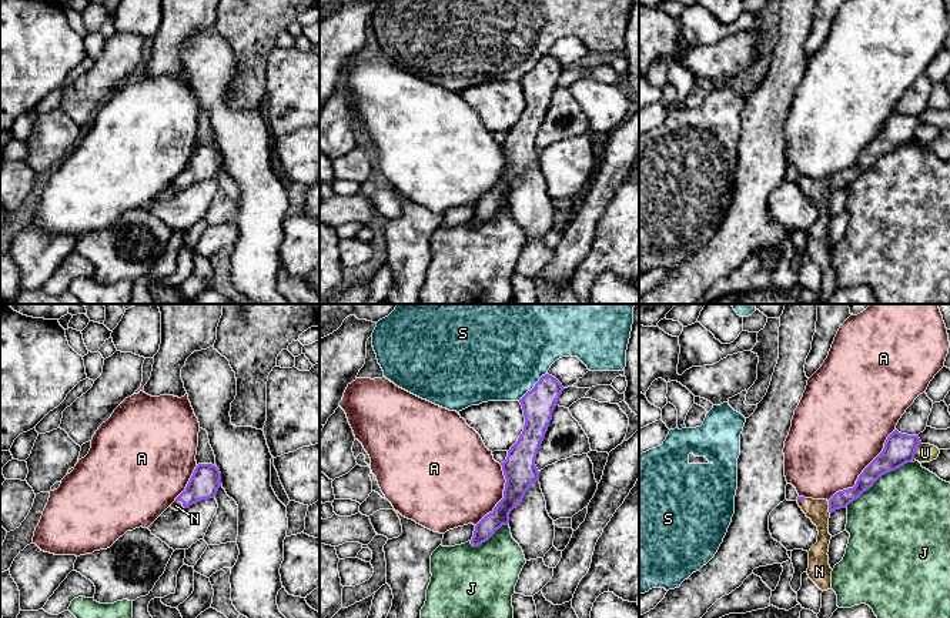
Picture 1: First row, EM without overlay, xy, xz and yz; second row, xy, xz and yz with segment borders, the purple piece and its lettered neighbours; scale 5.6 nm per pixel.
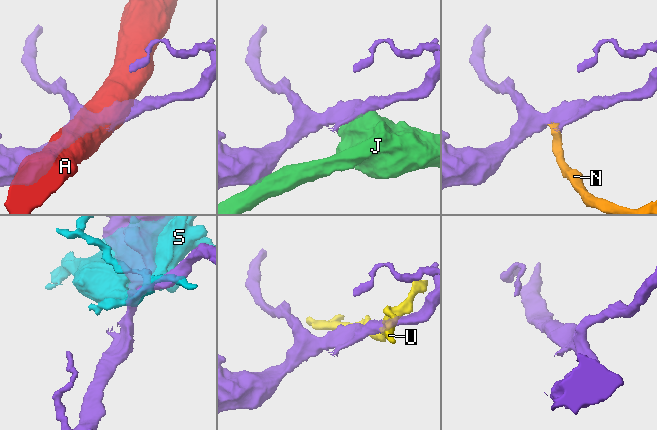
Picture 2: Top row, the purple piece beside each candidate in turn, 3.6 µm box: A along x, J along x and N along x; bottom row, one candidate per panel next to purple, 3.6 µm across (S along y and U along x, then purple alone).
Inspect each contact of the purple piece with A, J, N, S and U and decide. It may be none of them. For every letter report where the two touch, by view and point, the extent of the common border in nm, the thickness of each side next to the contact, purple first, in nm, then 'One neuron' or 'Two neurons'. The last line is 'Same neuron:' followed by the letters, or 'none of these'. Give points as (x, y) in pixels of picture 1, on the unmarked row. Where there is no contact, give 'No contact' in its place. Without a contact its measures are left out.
A: Touches purple at yz (863, 150). Shared border 550 nm. Thickness 180 nm (purple) against 500 nm. Two neurons
J: Touches purple at yz (877, 159). Shared border 440 nm. Thickness 180 nm (purple) against 480 nm. Two neurons
N: Touches purple at yz (829, 187). Shared border 70 nm. Thickness 100 nm (purple) against 130 nm. One neuron
S: Touches purple at xz (534, 67). Shared border 220 nm. Thickness 190 nm (purple) against 460 nm. Two neurons
U: Touches purple at yz (915, 132). Shared border 100 nm. Thickness 180 nm (purple) against 110 nm. Two neurons
Same neuron: N

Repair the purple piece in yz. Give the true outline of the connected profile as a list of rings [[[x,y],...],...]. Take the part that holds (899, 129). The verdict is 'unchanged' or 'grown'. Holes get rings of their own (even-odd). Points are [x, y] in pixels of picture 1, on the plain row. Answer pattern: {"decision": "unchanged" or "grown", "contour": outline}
{"decision": "grown", "contour": [[[894,110],[886,120],[883,131],[863,150],[856,166],[836,173],[829,181],[797,177],[797,184],[817,207],[817,223],[809,231],[809,258],[822,270],[832,270],[832,248],[829,245],[829,198],[836,190],[846,188],[884,154],[914,140],[919,116],[907,116]]]}

